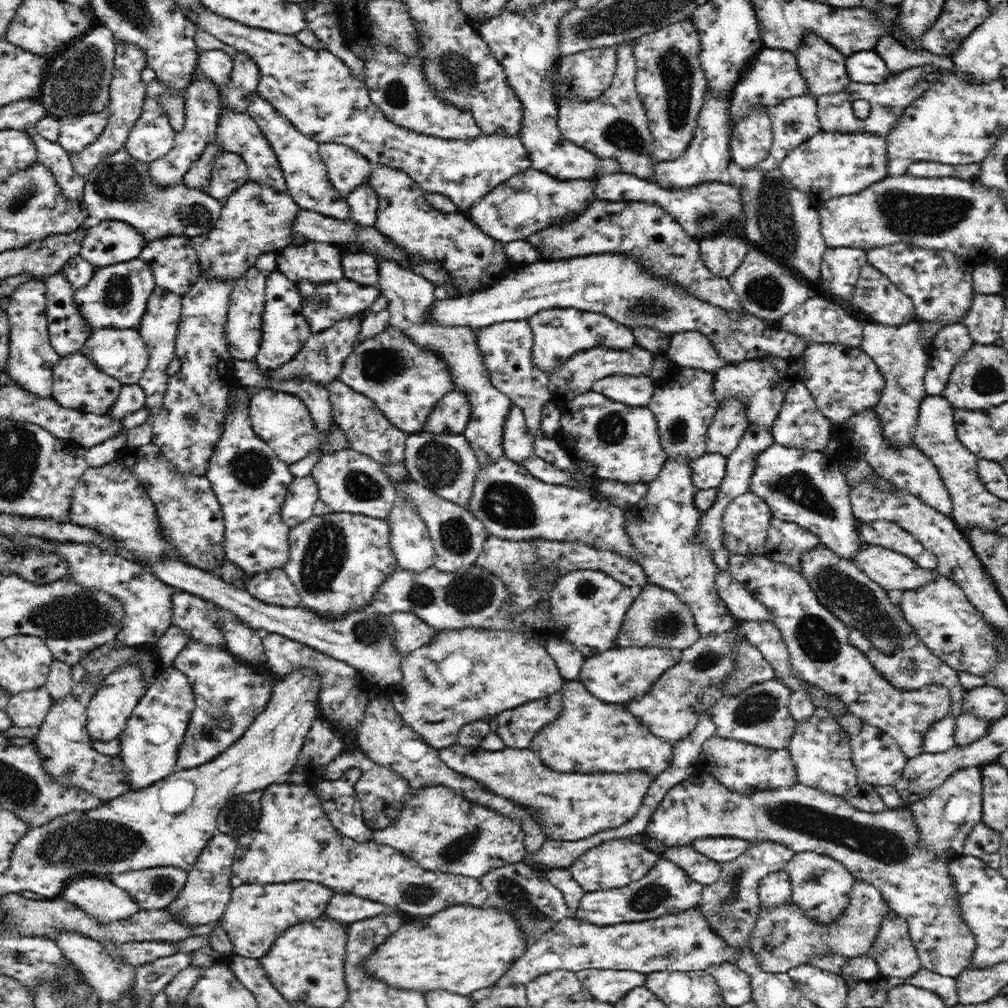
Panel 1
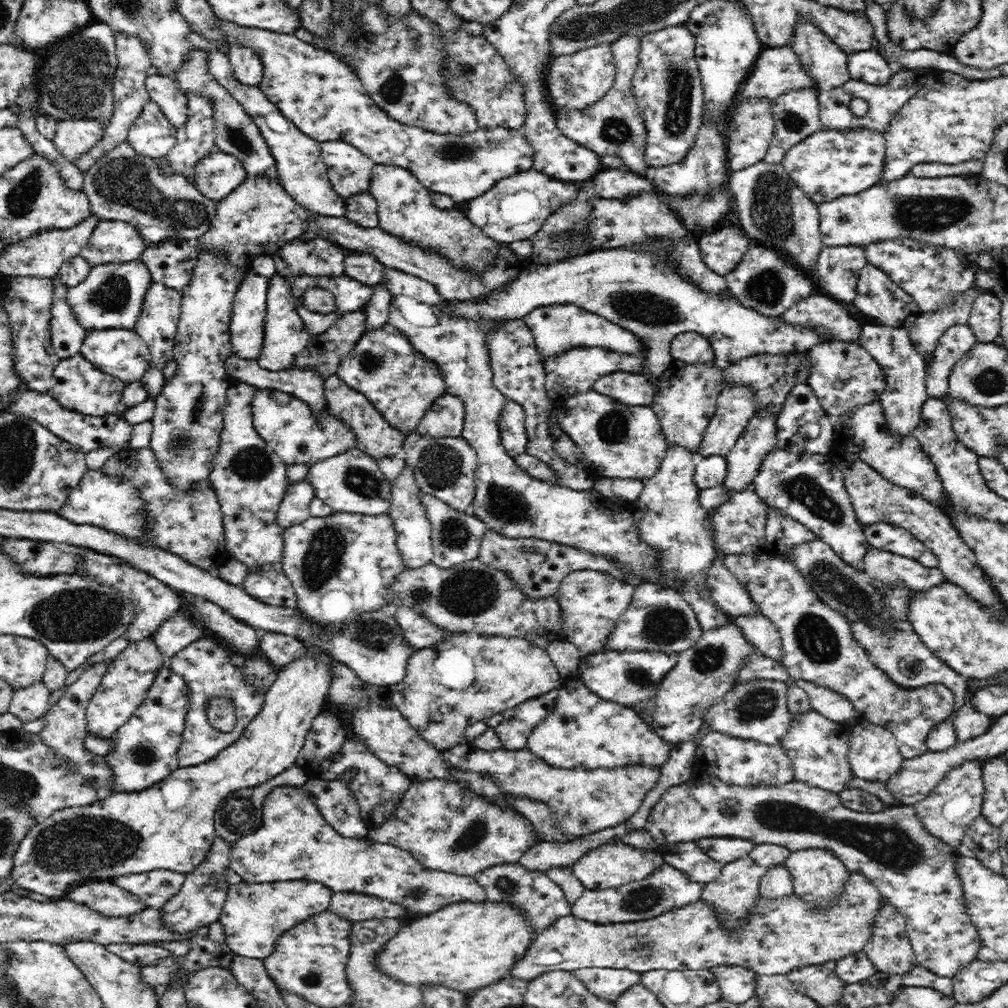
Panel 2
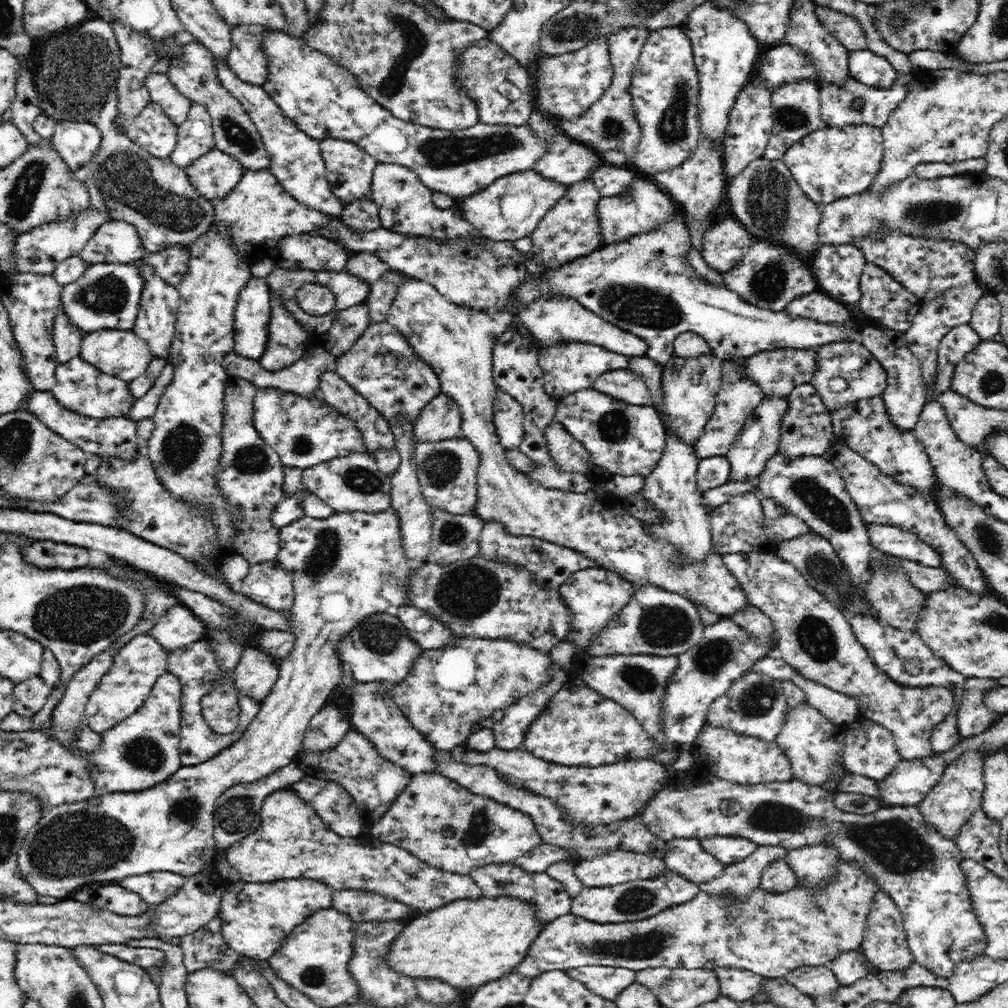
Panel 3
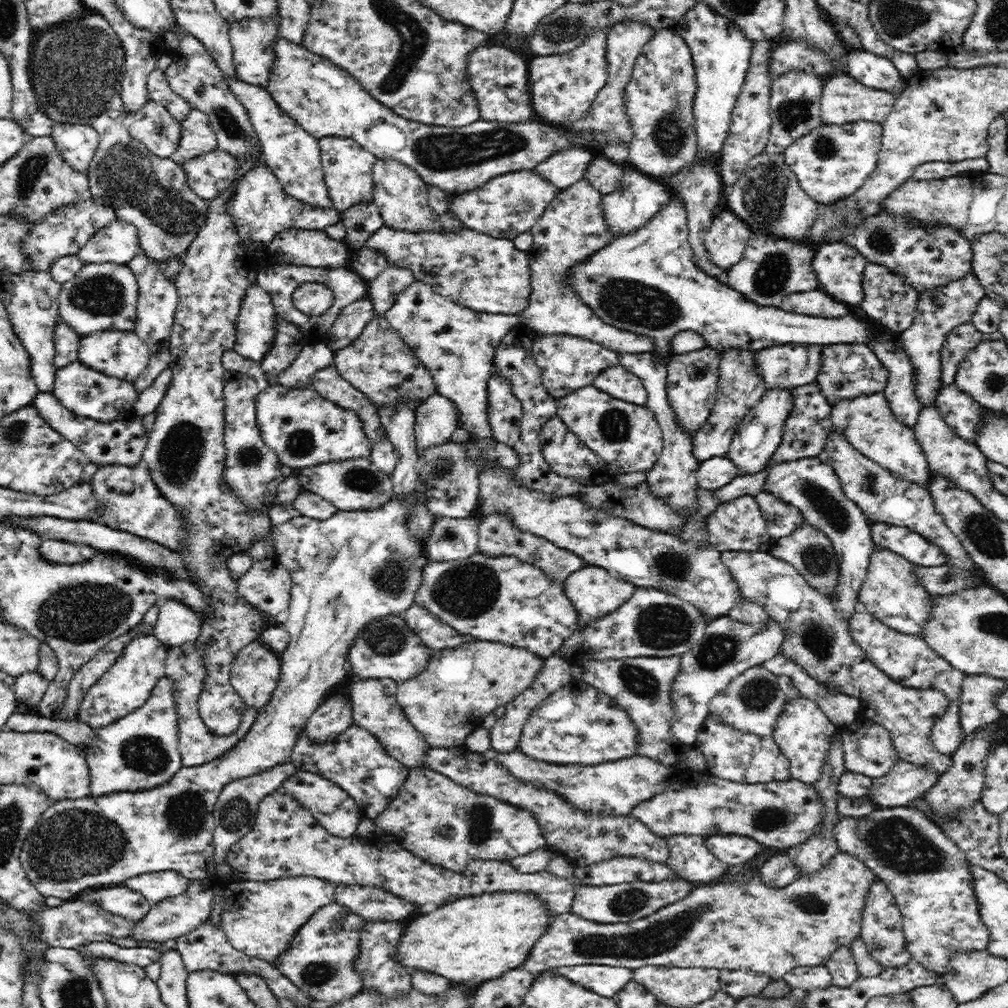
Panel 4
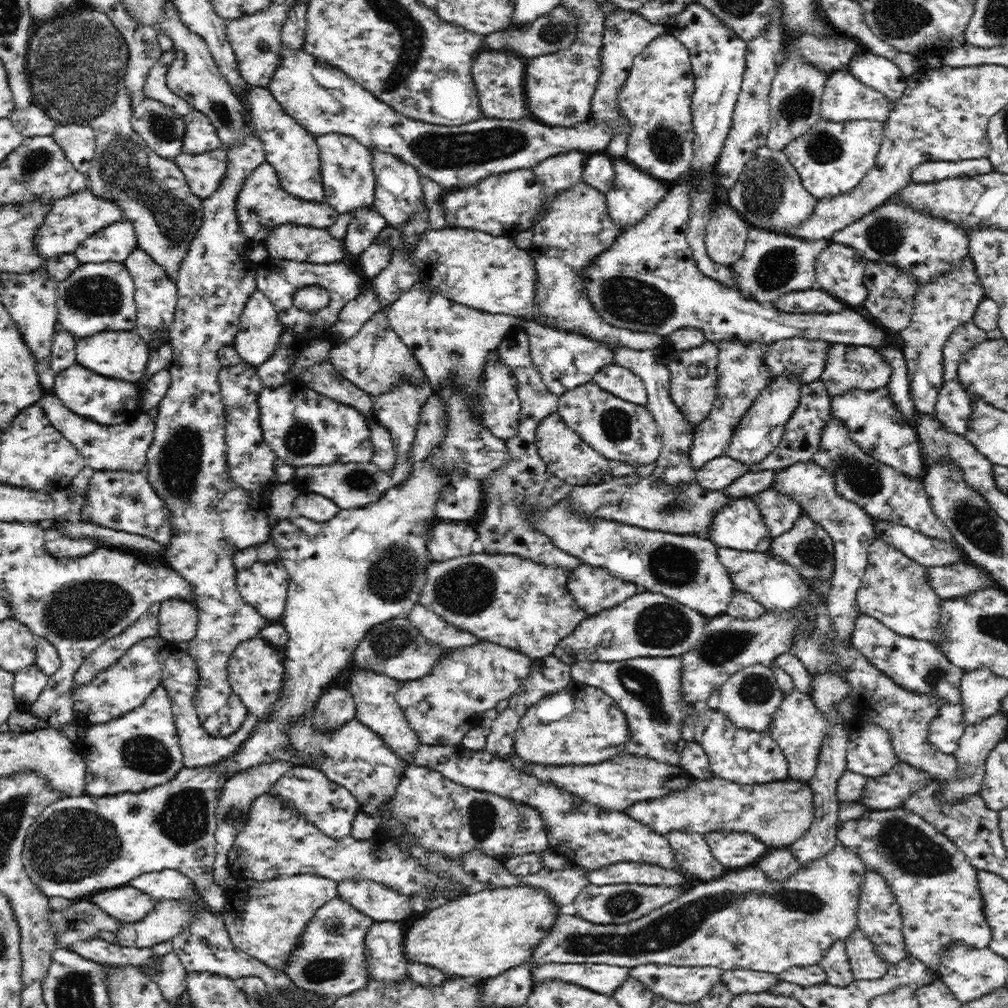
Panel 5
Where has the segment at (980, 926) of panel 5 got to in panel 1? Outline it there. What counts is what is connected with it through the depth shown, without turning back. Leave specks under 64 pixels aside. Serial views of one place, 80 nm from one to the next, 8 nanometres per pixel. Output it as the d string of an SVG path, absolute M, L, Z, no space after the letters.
M700 758L692 766L693 771L691 775L685 781L671 788L662 799L662 802L658 805L658 808L654 810L654 814L650 817L650 822L646 826L644 834L656 843L659 843L663 847L666 846L685 846L693 844L698 839L707 837L737 837L742 838L750 842L752 845L760 844L764 841L778 844L780 847L786 847L794 853L800 853L808 851L828 854L828 856L834 858L838 862L842 862L842 865L853 875L854 878L861 878L864 882L872 884L878 888L878 891L882 894L884 901L887 902L887 906L896 911L902 918L906 919L909 937L912 944L916 949L917 957L921 963L921 967L926 968L938 974L939 976L950 977L956 979L965 969L972 966L974 960L973 956L976 952L977 940L976 935L972 932L970 925L963 917L962 909L960 909L960 897L958 897L958 889L956 889L956 883L954 877L950 875L950 864L953 860L948 855L948 850L944 855L938 855L936 850L932 847L928 847L924 841L922 841L922 832L920 827L914 818L914 813L910 806L896 807L883 810L882 812L862 812L846 802L840 795L832 794L824 790L820 790L816 787L806 786L800 782L790 784L790 786L778 786L778 788L758 788L748 790L730 790L730 787L722 784L717 778L714 778L708 770L706 770L706 762Z

